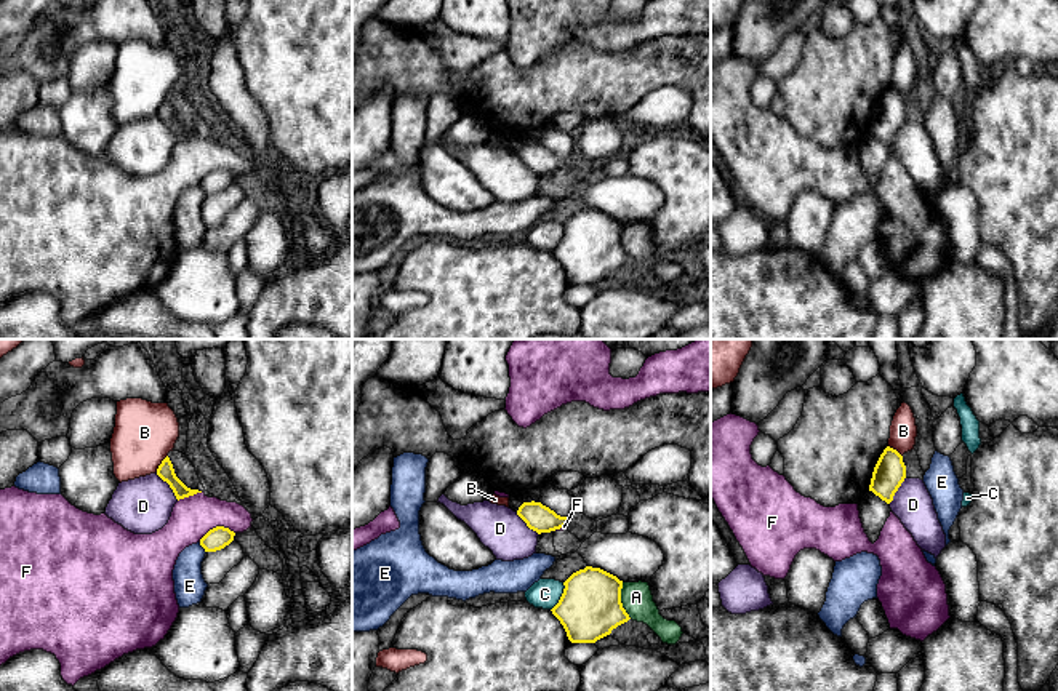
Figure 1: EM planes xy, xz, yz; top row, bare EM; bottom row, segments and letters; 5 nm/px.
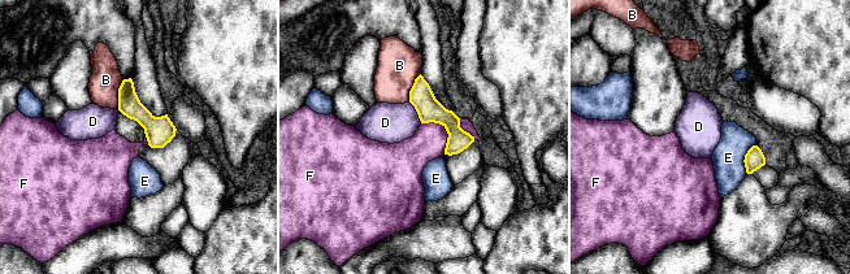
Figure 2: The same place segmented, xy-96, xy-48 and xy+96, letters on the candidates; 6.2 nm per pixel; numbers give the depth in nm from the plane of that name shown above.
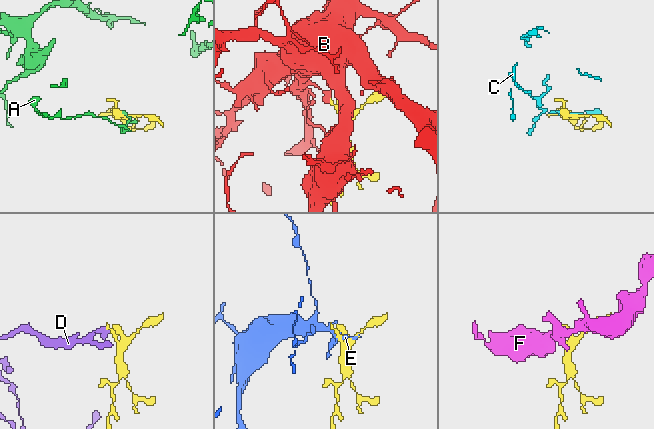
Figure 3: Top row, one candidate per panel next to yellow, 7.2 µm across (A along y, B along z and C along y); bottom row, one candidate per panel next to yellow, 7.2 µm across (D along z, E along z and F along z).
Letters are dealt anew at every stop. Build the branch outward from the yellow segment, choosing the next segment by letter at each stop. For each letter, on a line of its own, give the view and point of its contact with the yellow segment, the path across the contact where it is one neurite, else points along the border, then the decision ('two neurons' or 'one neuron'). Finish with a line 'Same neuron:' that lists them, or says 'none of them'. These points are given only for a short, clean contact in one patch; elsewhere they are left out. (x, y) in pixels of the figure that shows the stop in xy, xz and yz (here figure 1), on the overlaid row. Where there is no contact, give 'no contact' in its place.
A: xz (620, 600) | along xz (621, 583), (621, 607), (631, 618) | two neurons
B: xy (162, 463) | two neurons
C: xz (561, 597) | two neurons
D: xy (170, 487) | along xy (156, 472), (178, 499) | two neurons
E: xy (202, 546) | two neurons
F: xy (216, 527) | along xy (234, 531), (224, 527), (213, 527), (199, 541) | two neurons
Same neuron: none of them

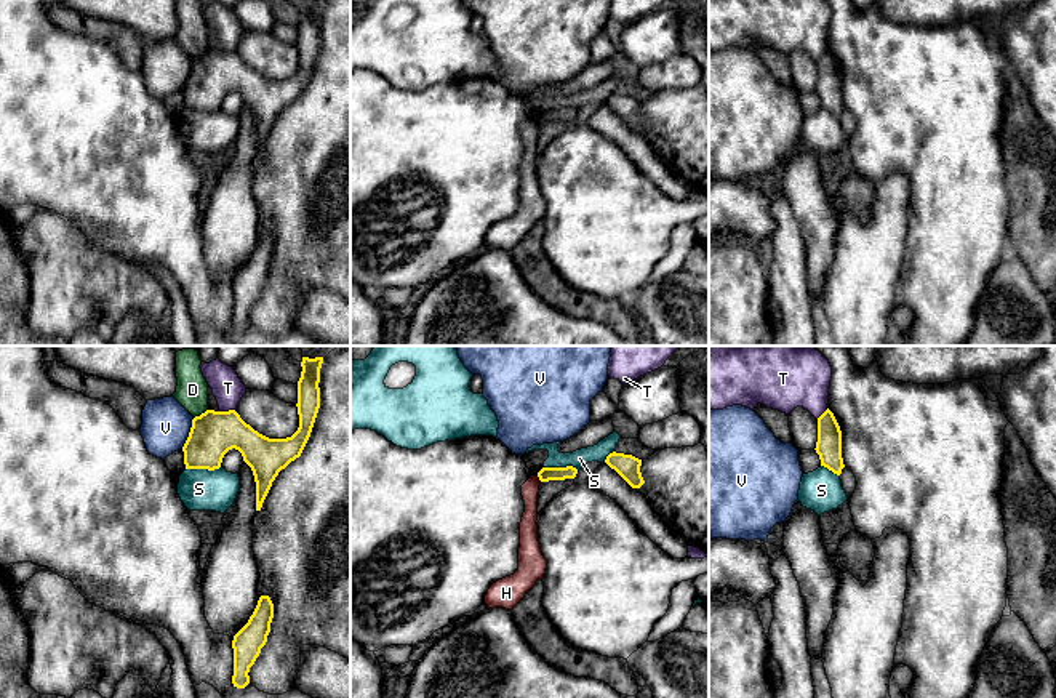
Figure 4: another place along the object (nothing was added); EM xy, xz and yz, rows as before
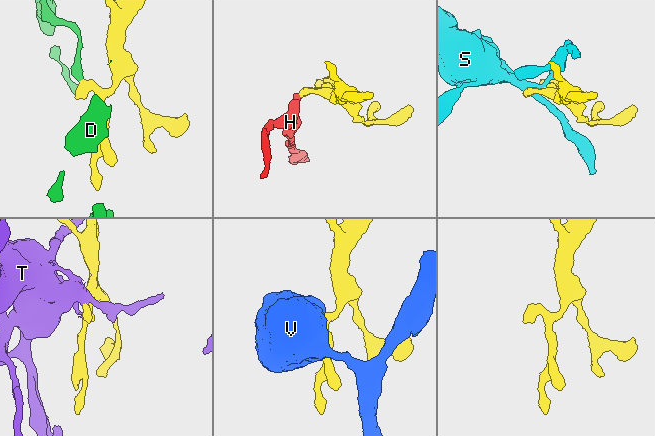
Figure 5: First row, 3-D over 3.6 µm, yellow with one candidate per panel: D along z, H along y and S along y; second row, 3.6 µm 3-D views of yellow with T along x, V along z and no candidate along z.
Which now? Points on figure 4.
D: xy (202, 413) | two neurons
H: xz (540, 479) | along xz (536, 476), (541, 481) | two neurons
S: xy (202, 468) | along xy (220, 466), (213, 469), (186, 469) | two neurons
T: xy (226, 412) | two neurons
V: xy (189, 433) | along xy (194, 418), (189, 436), (181, 447) | two neurons
Same neuron: none of them

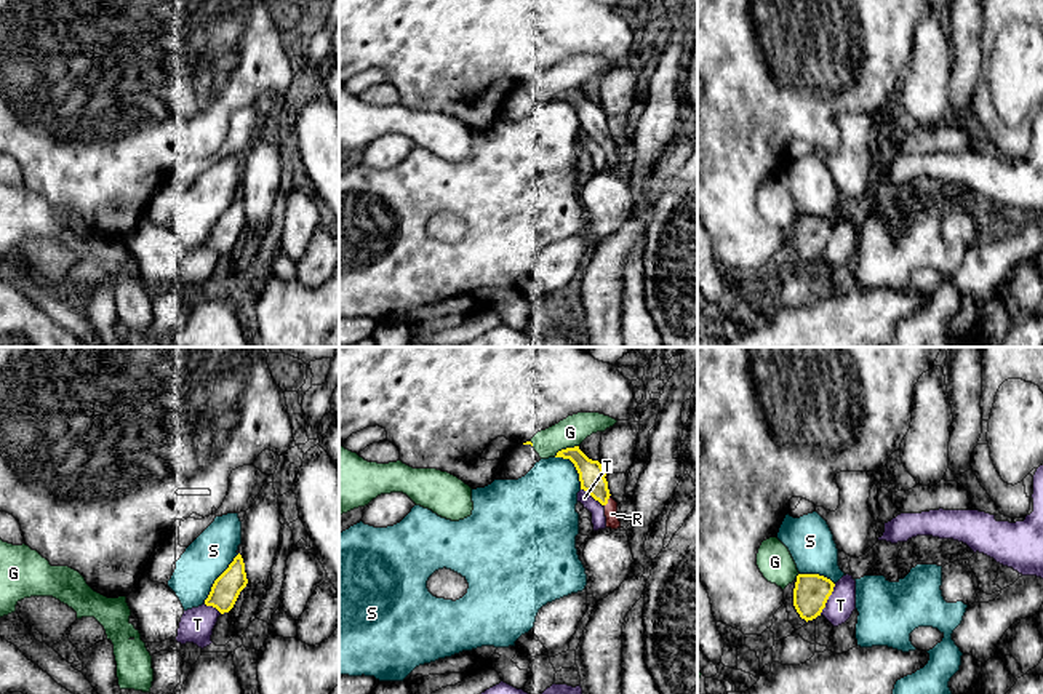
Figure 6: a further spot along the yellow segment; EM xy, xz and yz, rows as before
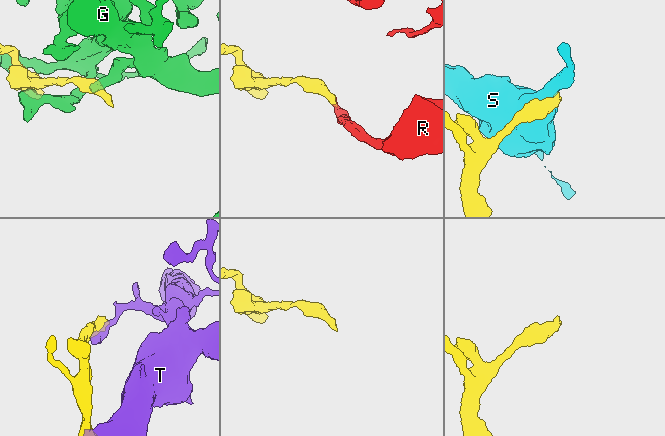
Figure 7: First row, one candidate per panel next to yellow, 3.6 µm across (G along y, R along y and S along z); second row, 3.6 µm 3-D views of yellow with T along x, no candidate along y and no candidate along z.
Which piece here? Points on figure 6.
G: xz (567, 448) | two neurons
R: xz (607, 501) | across xz (591, 472), (607, 501), (611, 514) | one neuron
S: xy (216, 579) | along xy (239, 554), (215, 581), (203, 603) | two neurons
T: yz (827, 598) | two neurons
Same neuron: R

